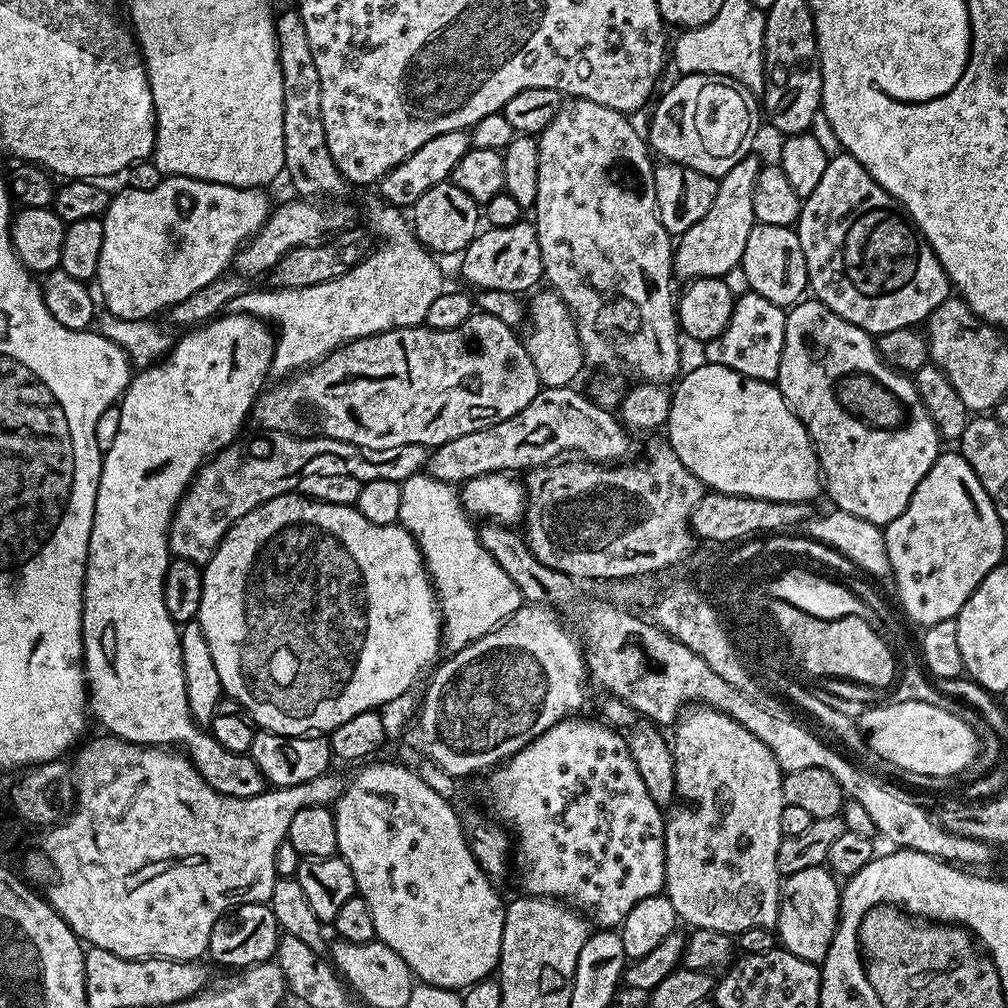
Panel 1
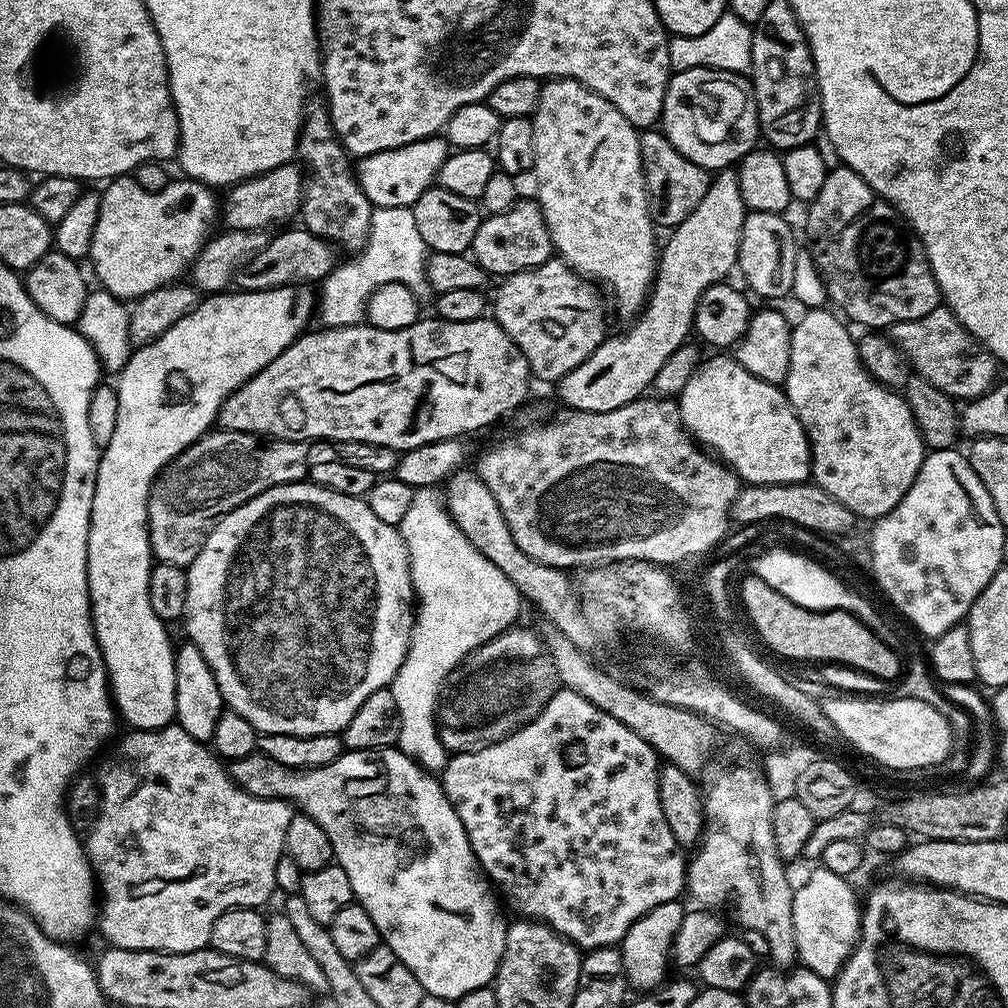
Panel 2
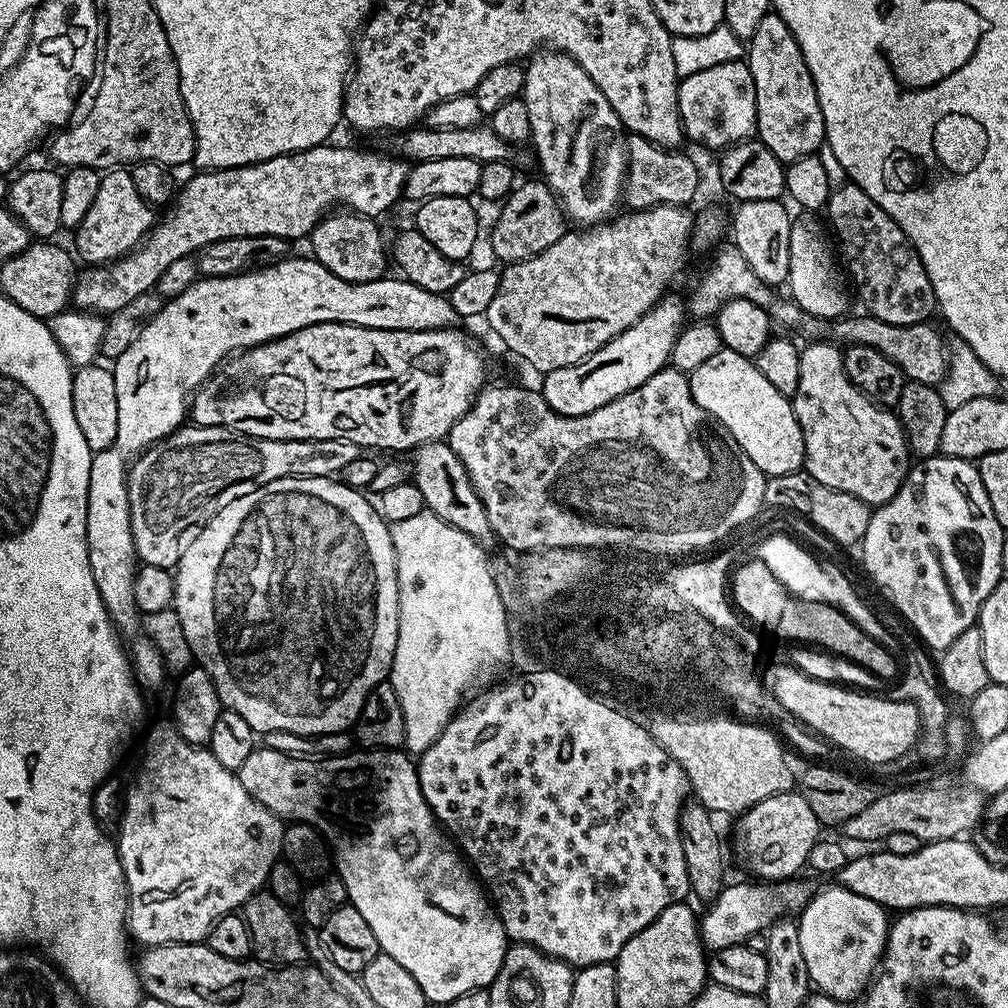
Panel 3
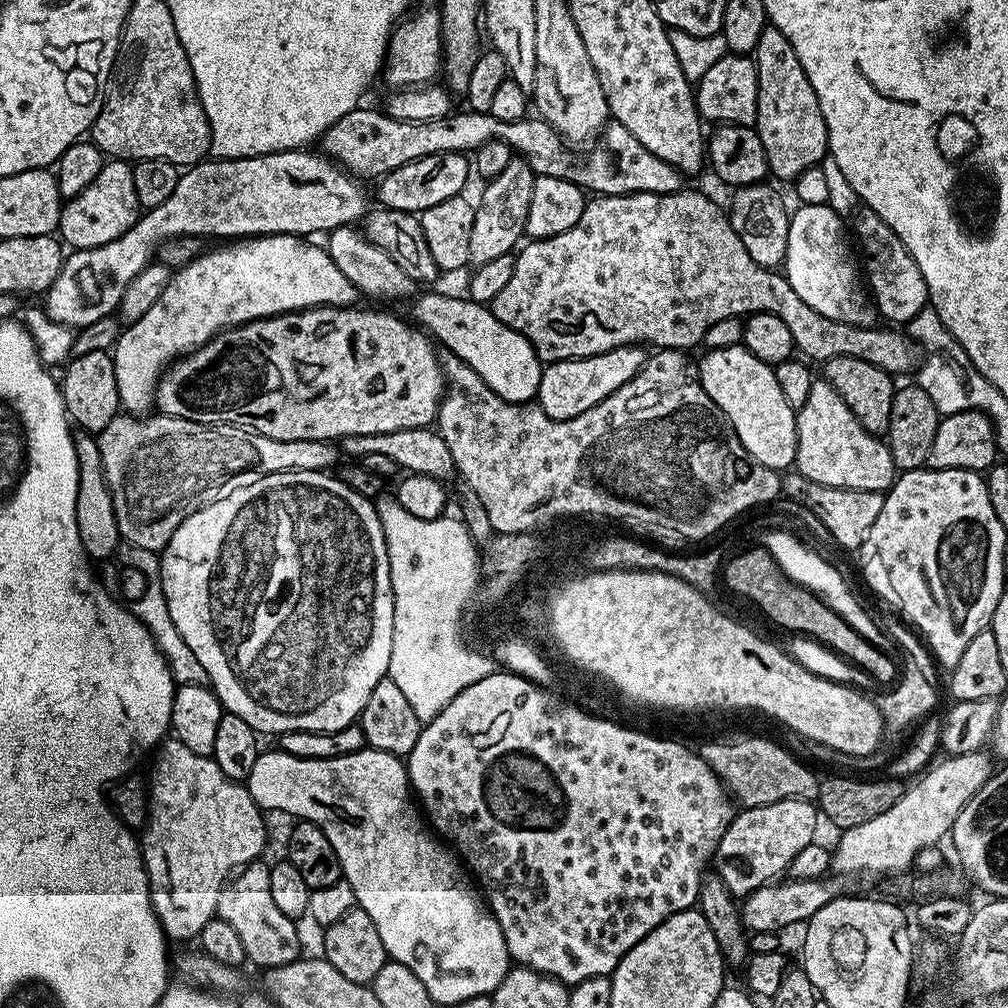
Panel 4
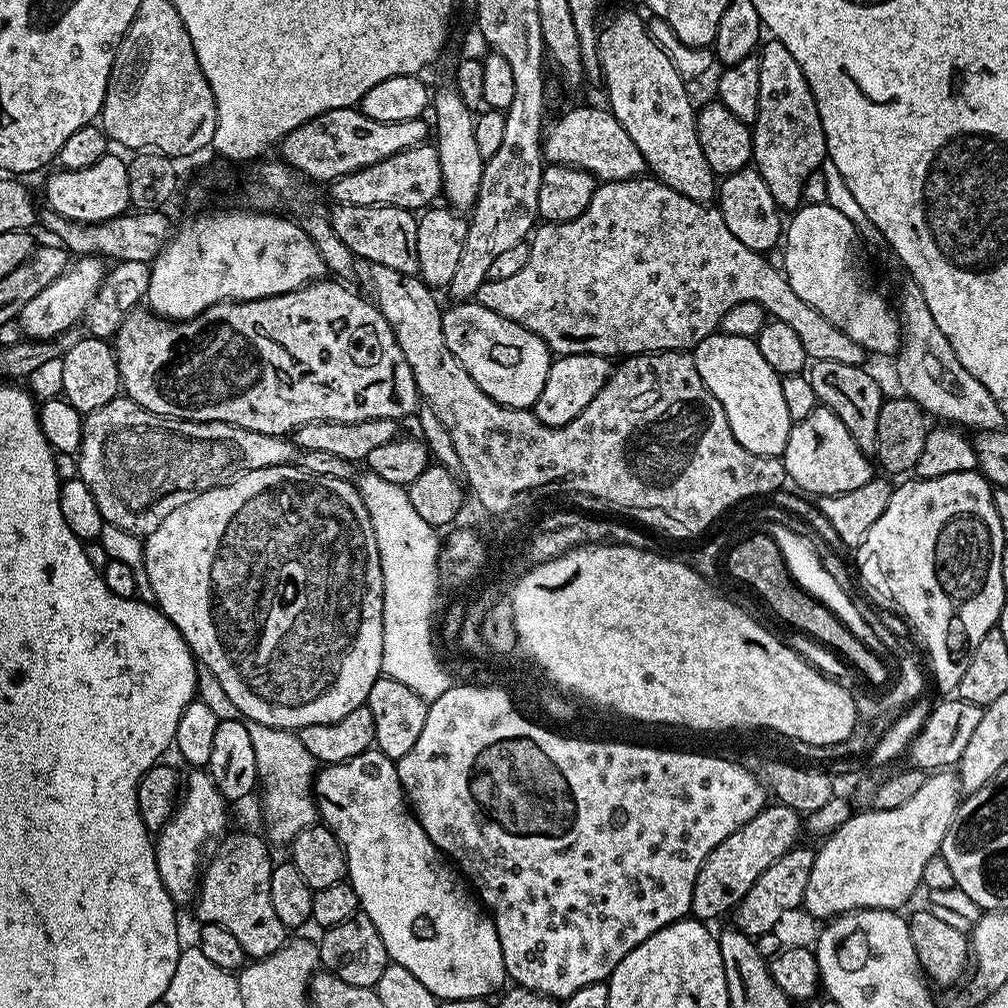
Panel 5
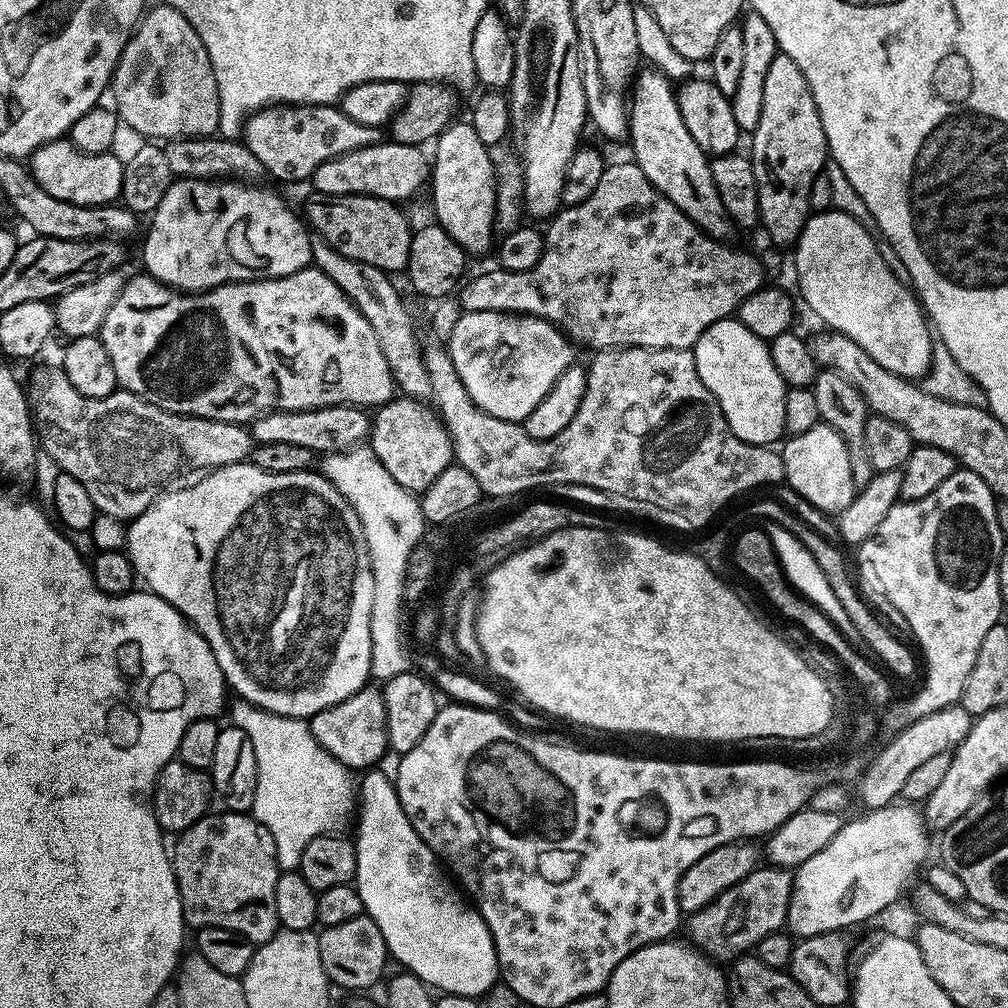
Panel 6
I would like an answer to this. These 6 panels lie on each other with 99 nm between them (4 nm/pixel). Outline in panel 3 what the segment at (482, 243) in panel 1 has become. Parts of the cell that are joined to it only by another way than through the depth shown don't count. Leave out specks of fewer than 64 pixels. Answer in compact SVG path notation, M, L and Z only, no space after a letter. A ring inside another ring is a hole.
M543 179L517 183L503 201L504 209L492 228L492 252L505 265L517 264L534 254L542 254L546 246L554 246L566 231L566 213L560 197L544 183Z

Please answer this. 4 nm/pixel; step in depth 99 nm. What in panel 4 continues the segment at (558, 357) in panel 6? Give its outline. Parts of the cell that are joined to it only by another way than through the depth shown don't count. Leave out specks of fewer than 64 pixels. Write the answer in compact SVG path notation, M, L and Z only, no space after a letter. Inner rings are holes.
M428 290L425 291L428 292L425 296L415 297L415 323L437 341L440 339L447 351L469 364L482 378L482 382L486 382L486 386L494 390L494 394L515 404L535 401L540 385L542 361L536 357L536 351L530 341L518 334L518 330L506 326L499 320L492 313L491 307L475 304L463 295L443 296L440 292L432 291L436 290Z

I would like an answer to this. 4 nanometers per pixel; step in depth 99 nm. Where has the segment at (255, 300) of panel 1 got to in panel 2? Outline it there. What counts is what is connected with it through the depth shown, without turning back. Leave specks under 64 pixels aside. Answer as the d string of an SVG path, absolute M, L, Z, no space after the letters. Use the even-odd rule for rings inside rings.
M380 207L375 208L371 214L370 234L367 246L361 249L358 255L351 257L350 261L339 263L333 268L330 275L321 283L322 294L318 298L318 318L320 316L323 327L342 328L346 325L361 323L367 315L369 299L384 285L405 285L417 298L431 293L428 285L428 275L425 273L428 249L422 239L422 234L415 225L414 214L411 208L406 207Z

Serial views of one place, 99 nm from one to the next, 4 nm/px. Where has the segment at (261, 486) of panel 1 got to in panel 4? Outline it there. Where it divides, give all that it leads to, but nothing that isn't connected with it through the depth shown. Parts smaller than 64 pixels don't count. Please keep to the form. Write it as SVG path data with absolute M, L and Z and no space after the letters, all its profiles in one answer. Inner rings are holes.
M117 414L110 426L98 433L98 455L104 480L112 493L121 541L157 554L164 551L174 530L178 530L190 514L202 510L202 506L210 506L210 502L227 492L250 486L250 482L258 482L258 478L275 472L322 472L331 469L336 460L337 445L326 440L275 440L232 424L199 424L177 416L152 415L141 418L136 414Z

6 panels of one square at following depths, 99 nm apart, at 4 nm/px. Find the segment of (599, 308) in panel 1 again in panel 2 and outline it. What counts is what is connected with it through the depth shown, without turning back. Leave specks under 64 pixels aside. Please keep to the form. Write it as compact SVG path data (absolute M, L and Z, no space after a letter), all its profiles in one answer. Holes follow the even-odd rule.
M549 79L541 87L540 101L530 119L534 126L534 196L542 206L555 255L603 289L622 319L635 321L652 291L658 267L657 229L648 202L640 132L606 98L576 80Z

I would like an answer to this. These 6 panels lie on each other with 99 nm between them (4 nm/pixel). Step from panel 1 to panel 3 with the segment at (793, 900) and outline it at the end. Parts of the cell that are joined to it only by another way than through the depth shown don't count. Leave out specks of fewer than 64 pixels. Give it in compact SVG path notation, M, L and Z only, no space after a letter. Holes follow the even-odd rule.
M833 886L833 888L824 888L821 892L819 889L813 895L804 911L799 913L798 923L800 926L798 939L802 942L802 955L806 958L806 970L810 970L813 985L823 995L835 1000L847 1002L854 999L855 1001L872 983L880 967L880 958L884 955L884 947L888 941L889 913L878 902L870 902L870 898L862 898L862 894L854 894L845 888Z

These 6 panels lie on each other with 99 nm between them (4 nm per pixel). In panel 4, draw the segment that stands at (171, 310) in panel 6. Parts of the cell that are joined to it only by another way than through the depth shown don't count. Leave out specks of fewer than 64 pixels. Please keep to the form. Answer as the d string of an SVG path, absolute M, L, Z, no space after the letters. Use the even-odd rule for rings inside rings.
M360 307L305 308L302 312L284 312L281 316L268 316L264 320L252 320L249 324L238 324L235 328L223 329L200 348L189 352L187 356L179 357L165 371L160 383L156 385L155 407L165 416L177 416L199 424L232 424L235 428L246 428L249 432L257 432L275 440L336 442L346 436L390 434L391 431L429 427L435 421L440 402L444 399L445 386L437 349L432 349L433 341L411 323L403 324L398 317L391 316L388 312L371 312L368 308Z

